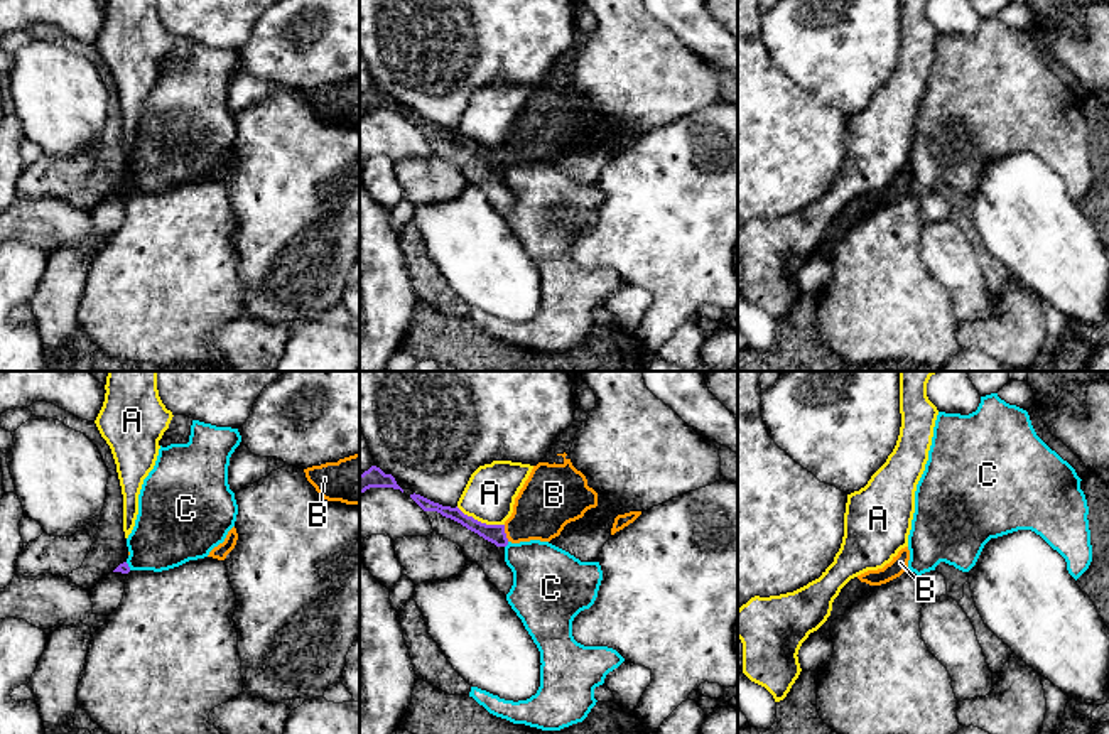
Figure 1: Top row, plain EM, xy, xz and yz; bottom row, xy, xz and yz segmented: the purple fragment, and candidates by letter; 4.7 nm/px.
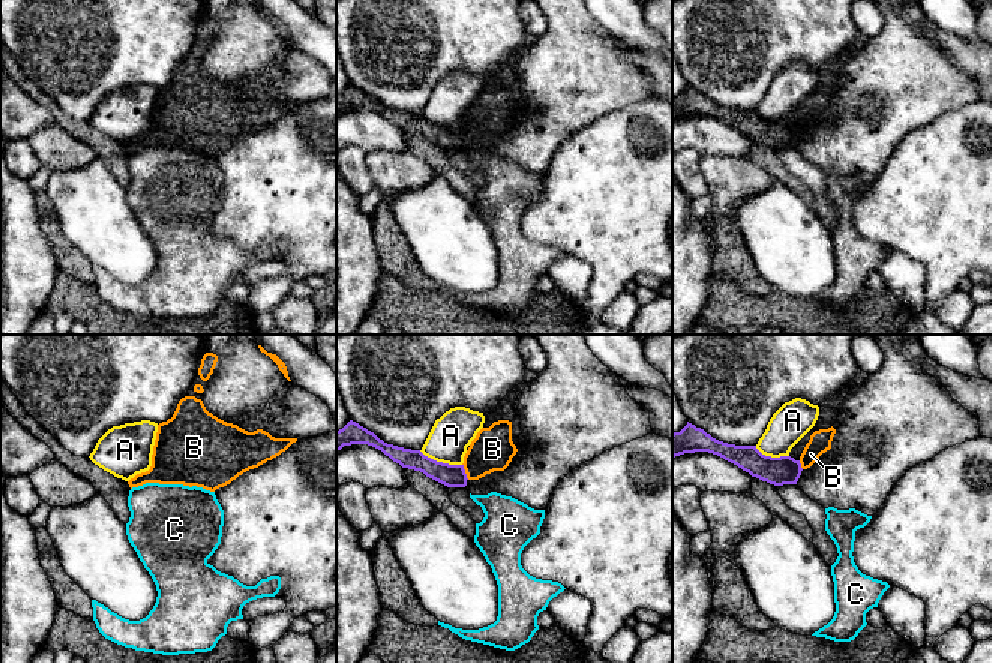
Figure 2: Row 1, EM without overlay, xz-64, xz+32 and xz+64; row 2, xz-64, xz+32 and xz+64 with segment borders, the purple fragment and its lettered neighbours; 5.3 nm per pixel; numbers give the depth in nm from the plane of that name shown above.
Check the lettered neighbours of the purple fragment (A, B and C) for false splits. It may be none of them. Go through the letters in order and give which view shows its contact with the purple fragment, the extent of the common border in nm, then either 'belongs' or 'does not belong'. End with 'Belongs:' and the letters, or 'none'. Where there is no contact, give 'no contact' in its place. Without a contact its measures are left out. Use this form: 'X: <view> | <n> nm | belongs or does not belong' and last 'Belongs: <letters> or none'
A: xz | 240 nm | does not belong
B: xz | 80 nm | belongs
C: xz | 40 nm | does not belong
Belongs: B

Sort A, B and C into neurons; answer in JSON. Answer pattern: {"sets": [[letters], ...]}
{"sets": [["A"], ["B"], ["C"]]}

